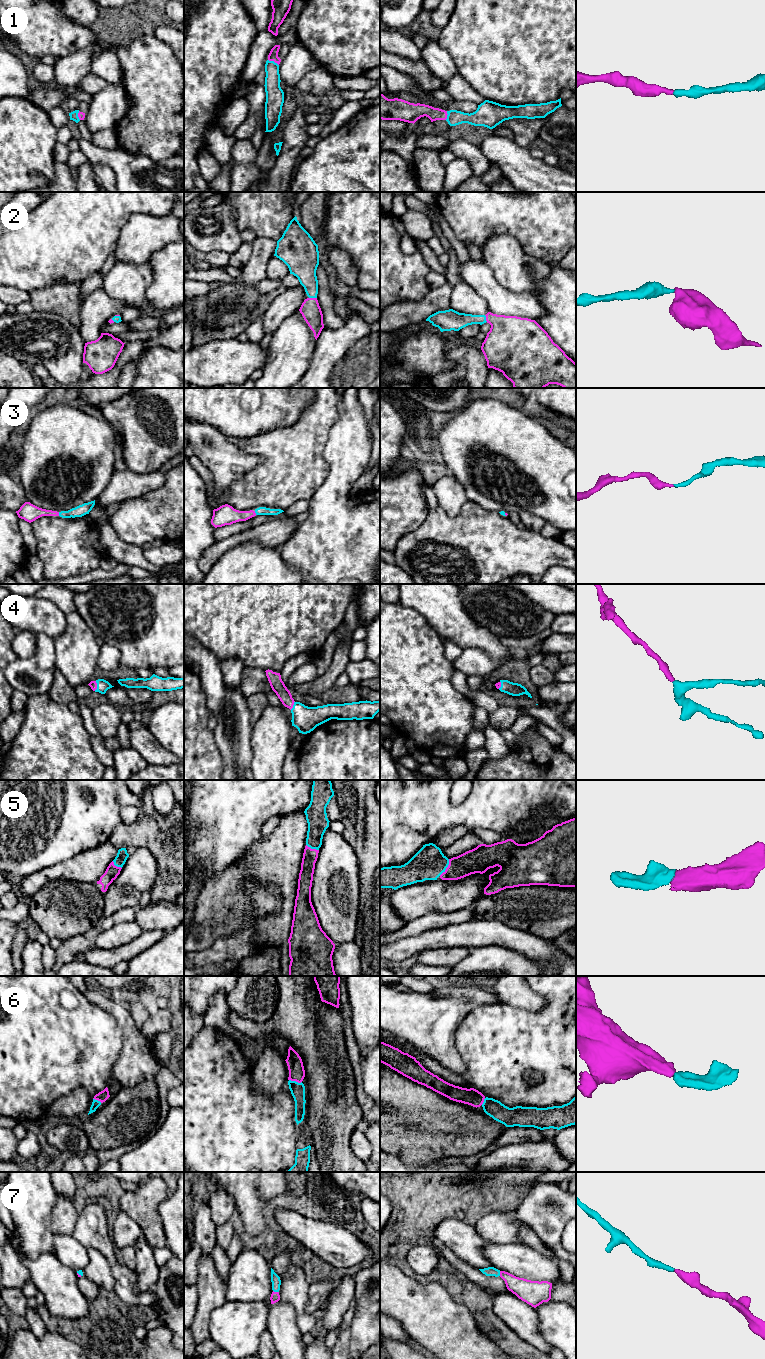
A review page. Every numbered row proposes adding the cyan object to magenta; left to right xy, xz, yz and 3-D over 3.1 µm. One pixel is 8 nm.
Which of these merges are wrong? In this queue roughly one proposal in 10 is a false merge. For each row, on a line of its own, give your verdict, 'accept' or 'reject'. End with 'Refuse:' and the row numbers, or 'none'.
1: accept
2: accept
3: accept
4: accept
5: accept
6: accept
7: accept
Refuse: none

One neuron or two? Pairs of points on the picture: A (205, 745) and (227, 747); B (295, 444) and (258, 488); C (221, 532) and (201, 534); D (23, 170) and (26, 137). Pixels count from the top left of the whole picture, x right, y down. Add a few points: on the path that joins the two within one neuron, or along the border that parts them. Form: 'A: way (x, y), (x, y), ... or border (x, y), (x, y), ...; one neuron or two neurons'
A: border (213, 731), (215, 743), (222, 759), (223, 769); two neurons
B: way (291, 455), (269, 477); one neuron
C: border (216, 528), (215, 541); two neurons
D: way (23, 162), (23, 145); one neuron

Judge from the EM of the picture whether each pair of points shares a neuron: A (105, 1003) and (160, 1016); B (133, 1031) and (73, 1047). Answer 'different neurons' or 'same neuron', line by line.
A: different neurons
B: different neurons

